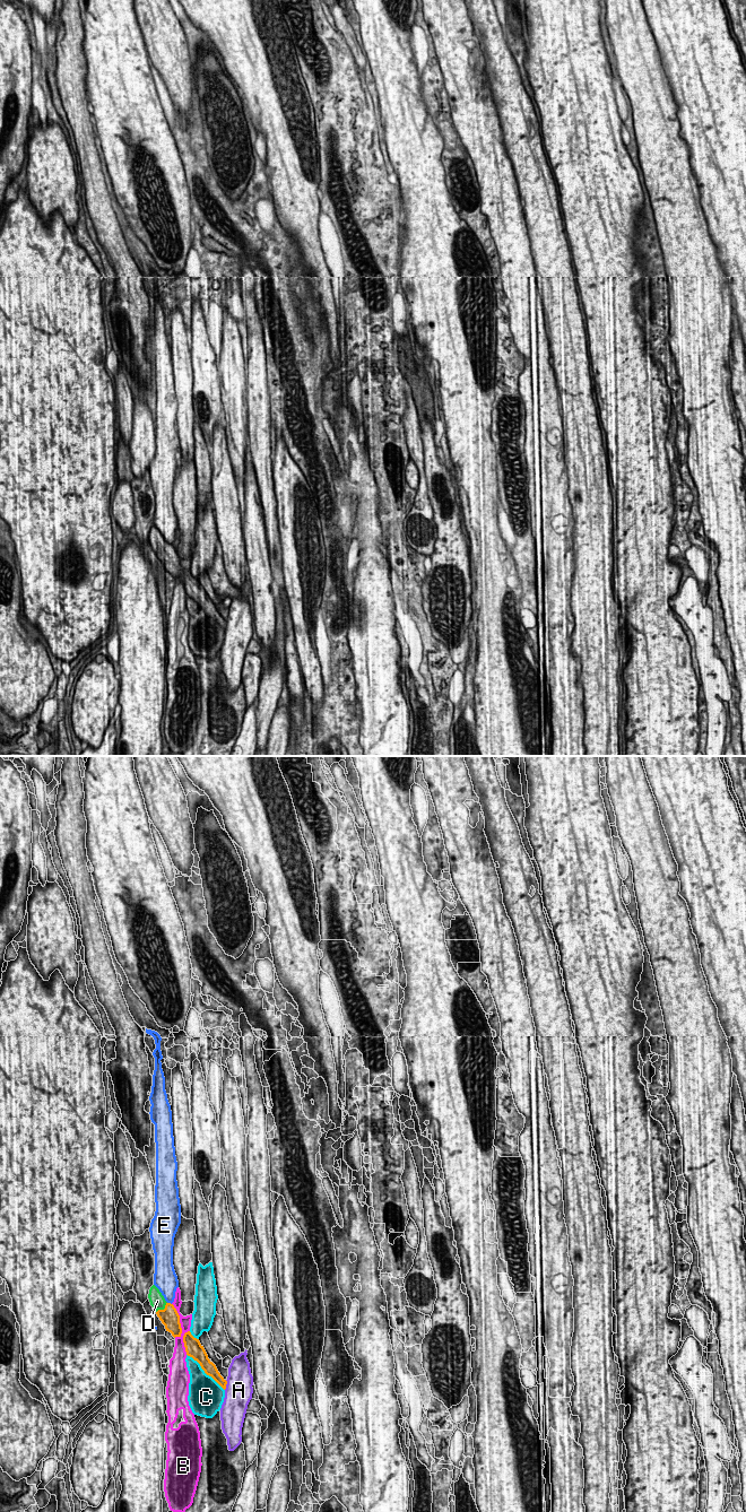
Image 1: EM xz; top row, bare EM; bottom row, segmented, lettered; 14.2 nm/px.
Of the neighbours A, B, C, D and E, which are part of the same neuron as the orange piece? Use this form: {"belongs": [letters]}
{"belongs": ["D"]}

